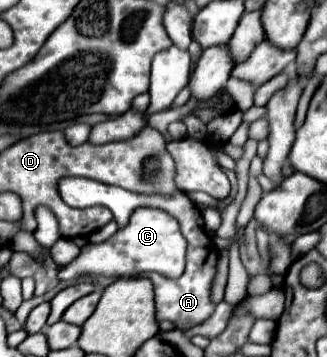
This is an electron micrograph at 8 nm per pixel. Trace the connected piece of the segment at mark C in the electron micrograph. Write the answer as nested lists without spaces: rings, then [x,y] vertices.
[[[139,207],[133,211],[129,223],[121,227],[103,243],[87,243],[81,247],[81,253],[59,271],[61,281],[75,279],[79,275],[103,275],[103,277],[129,277],[139,273],[155,271],[163,277],[177,279],[185,269],[185,249],[187,241],[181,235],[179,221],[163,209],[157,207]]]

